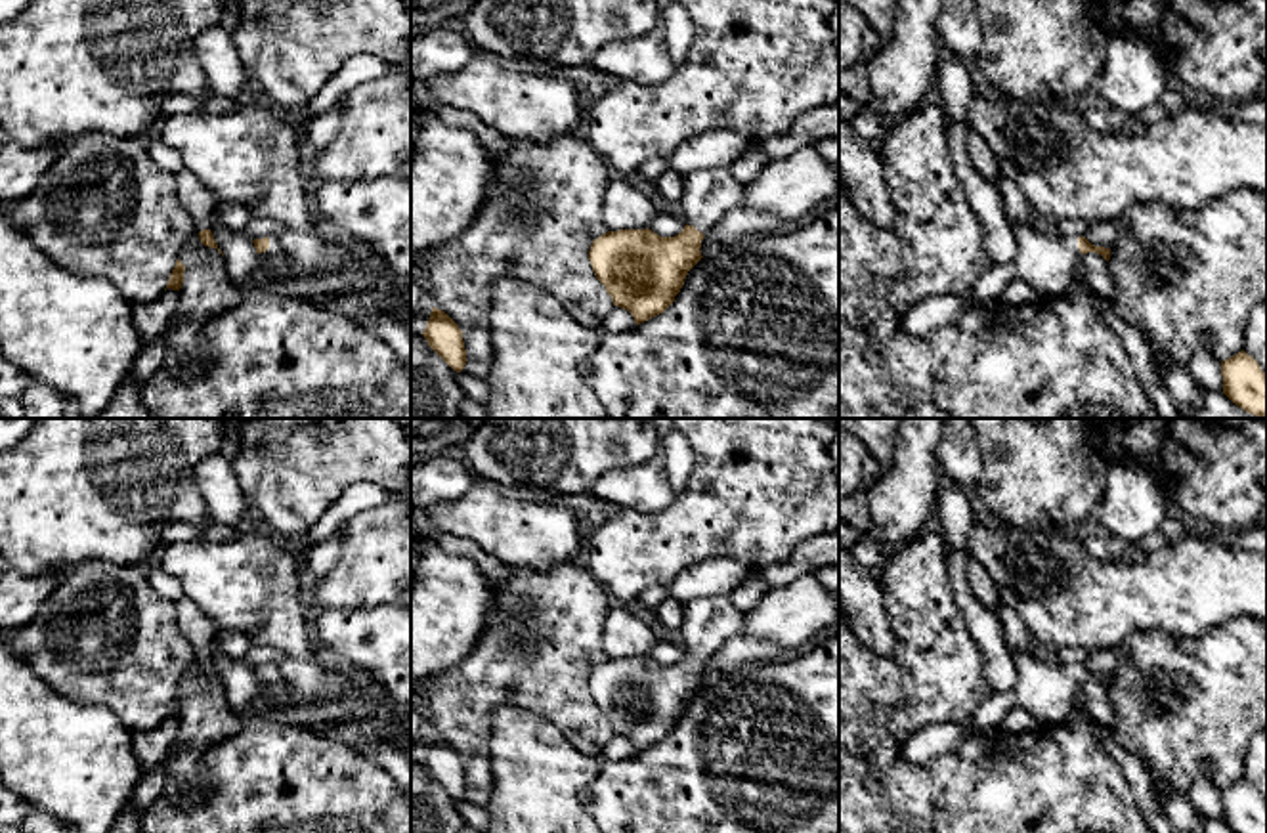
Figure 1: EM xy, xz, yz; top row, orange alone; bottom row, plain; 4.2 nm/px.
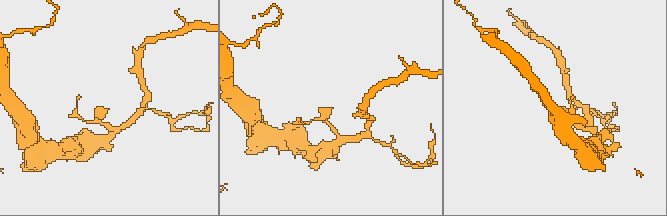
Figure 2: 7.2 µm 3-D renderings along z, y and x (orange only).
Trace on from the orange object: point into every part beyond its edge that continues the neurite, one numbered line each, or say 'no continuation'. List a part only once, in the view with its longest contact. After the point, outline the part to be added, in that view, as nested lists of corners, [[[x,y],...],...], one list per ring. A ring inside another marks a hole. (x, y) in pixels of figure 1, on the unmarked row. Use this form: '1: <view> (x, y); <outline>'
1: xz (709, 621); [[[730,594],[698,596],[684,604],[684,650],[707,663],[722,644],[743,632],[743,613]]]

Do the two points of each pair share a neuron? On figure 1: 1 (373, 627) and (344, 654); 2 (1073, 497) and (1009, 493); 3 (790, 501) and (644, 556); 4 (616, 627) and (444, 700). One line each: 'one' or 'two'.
1: one
2: one
3: one
4: two

